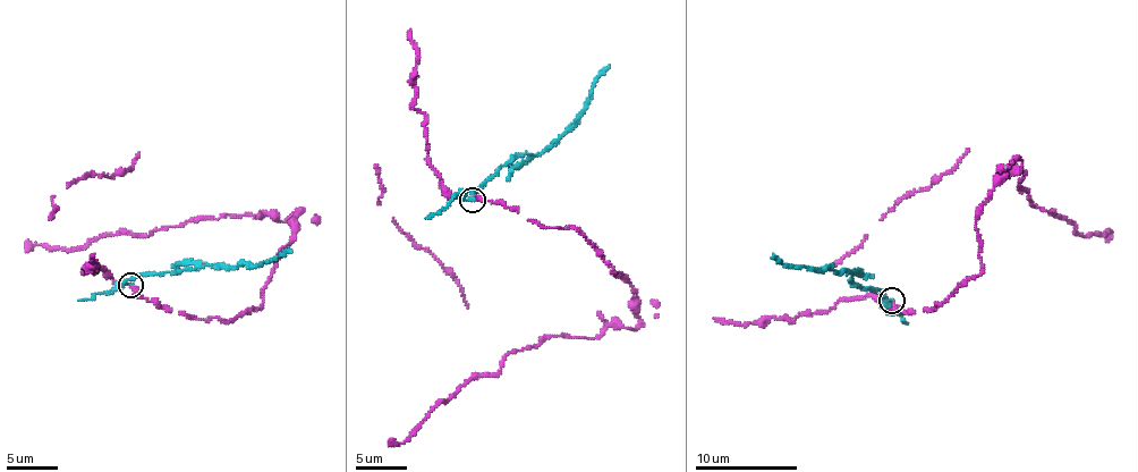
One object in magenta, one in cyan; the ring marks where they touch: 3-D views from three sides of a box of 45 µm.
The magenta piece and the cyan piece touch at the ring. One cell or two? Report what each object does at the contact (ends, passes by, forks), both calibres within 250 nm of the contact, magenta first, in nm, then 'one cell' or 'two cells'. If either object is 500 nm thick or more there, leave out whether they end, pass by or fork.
magenta ends there; cyan ends there; 280 nm thick on the magenta side, 180 nm on the other; two cells

